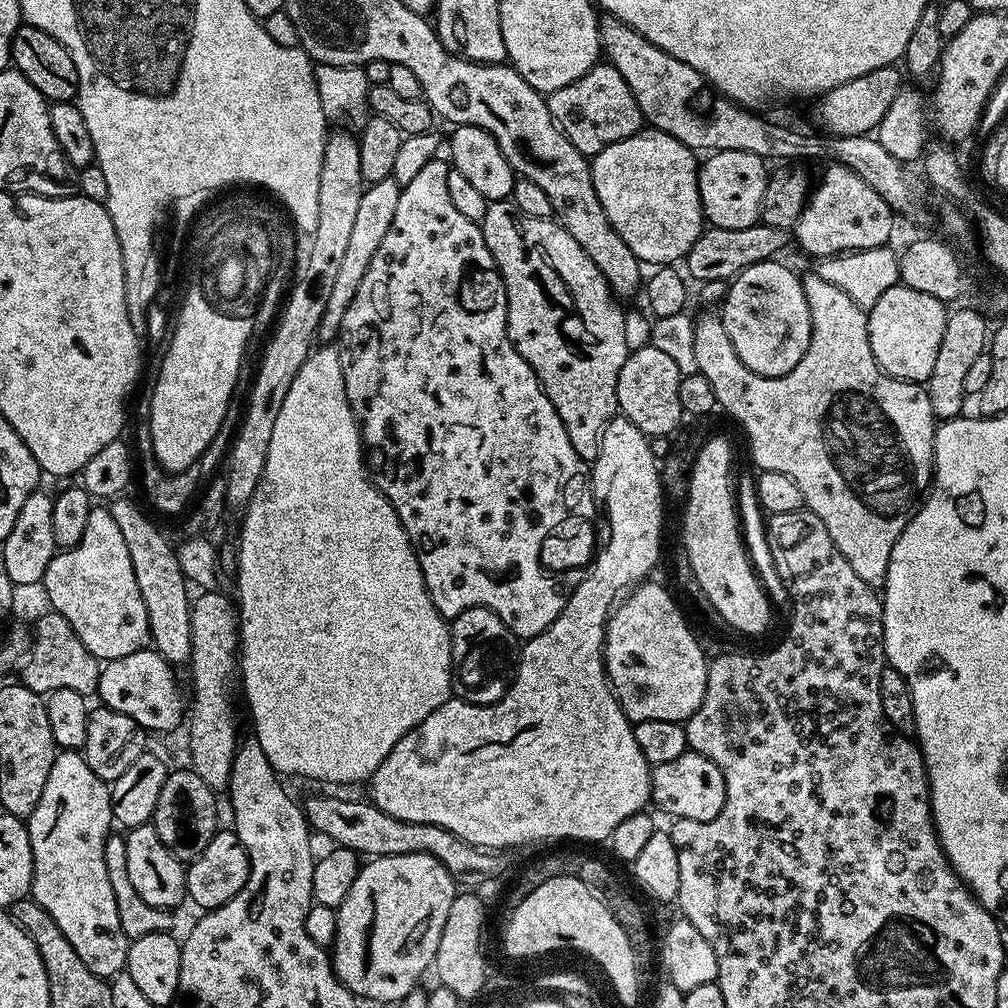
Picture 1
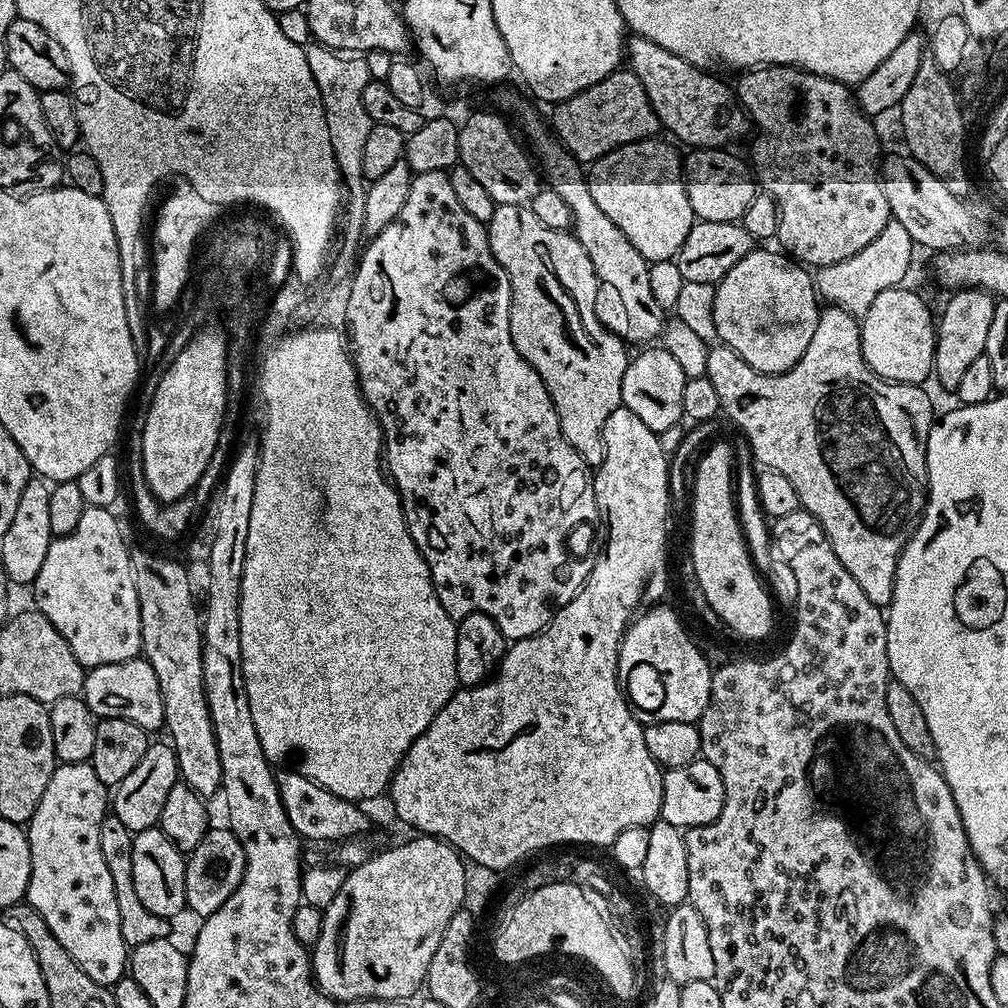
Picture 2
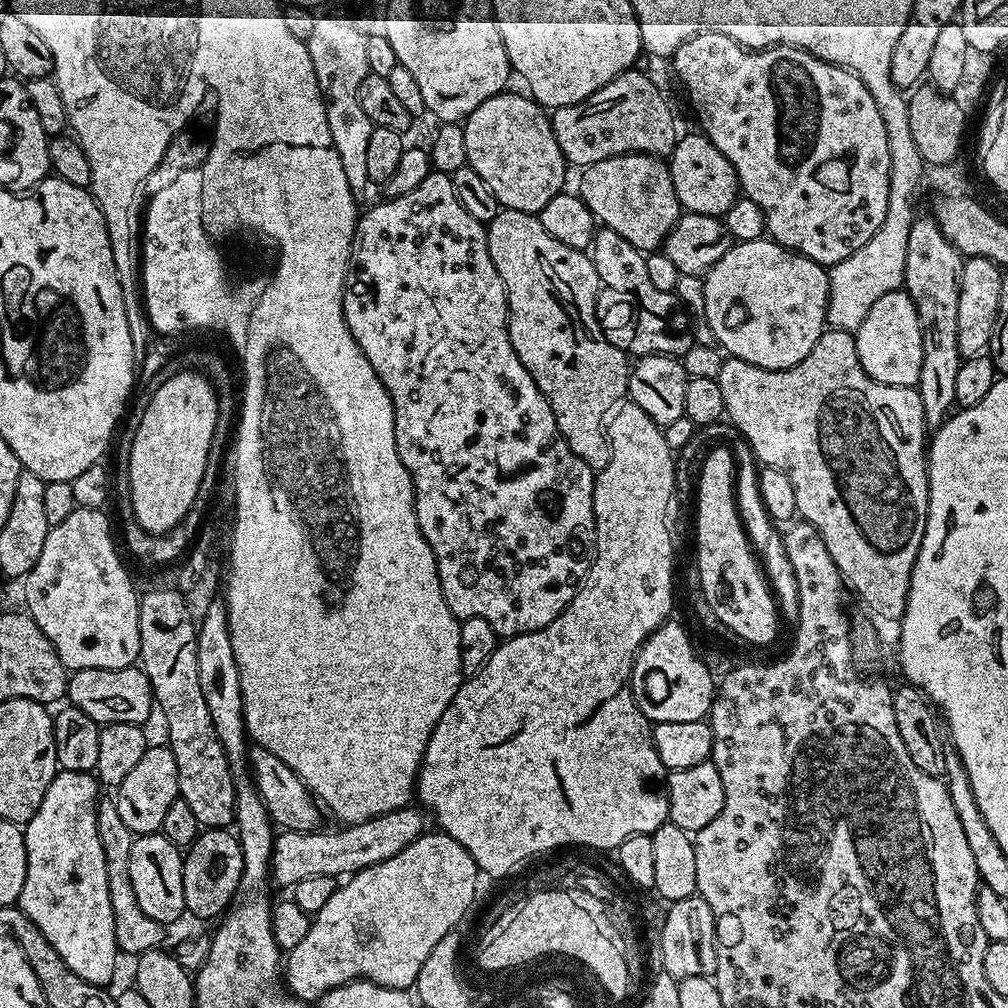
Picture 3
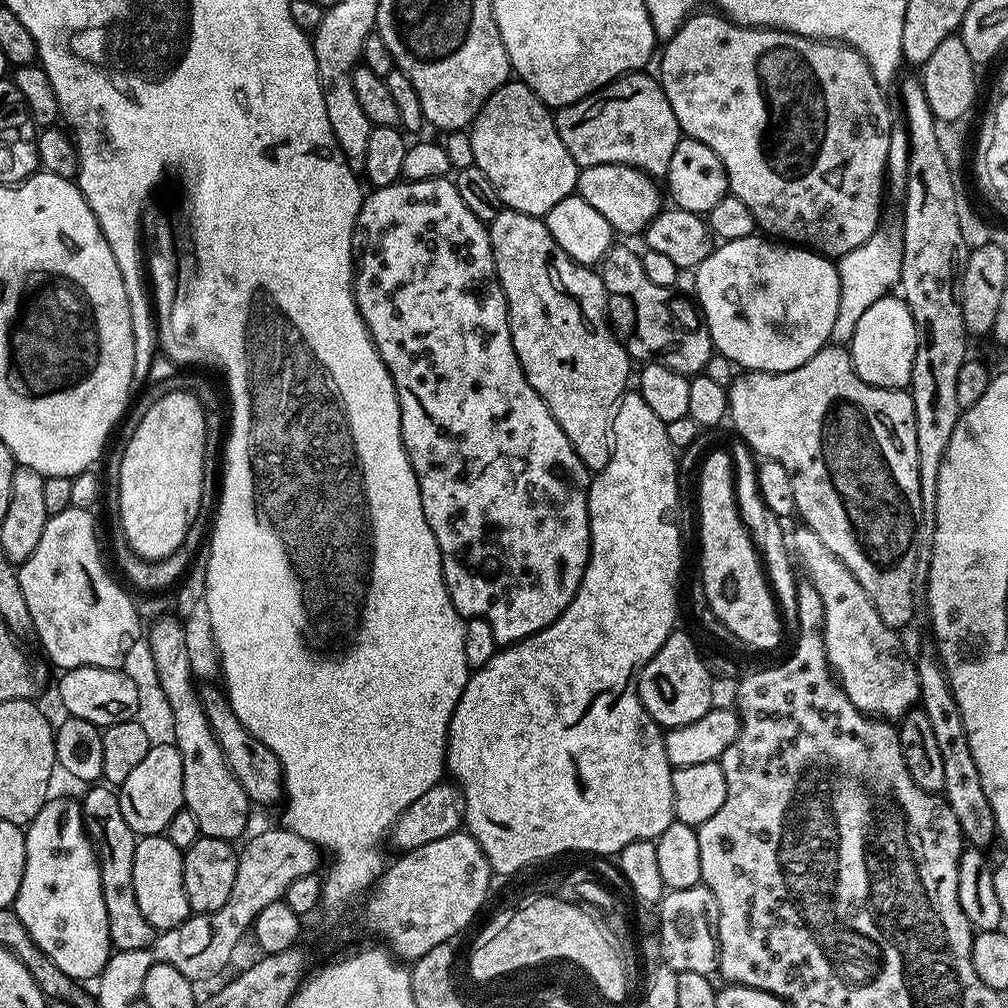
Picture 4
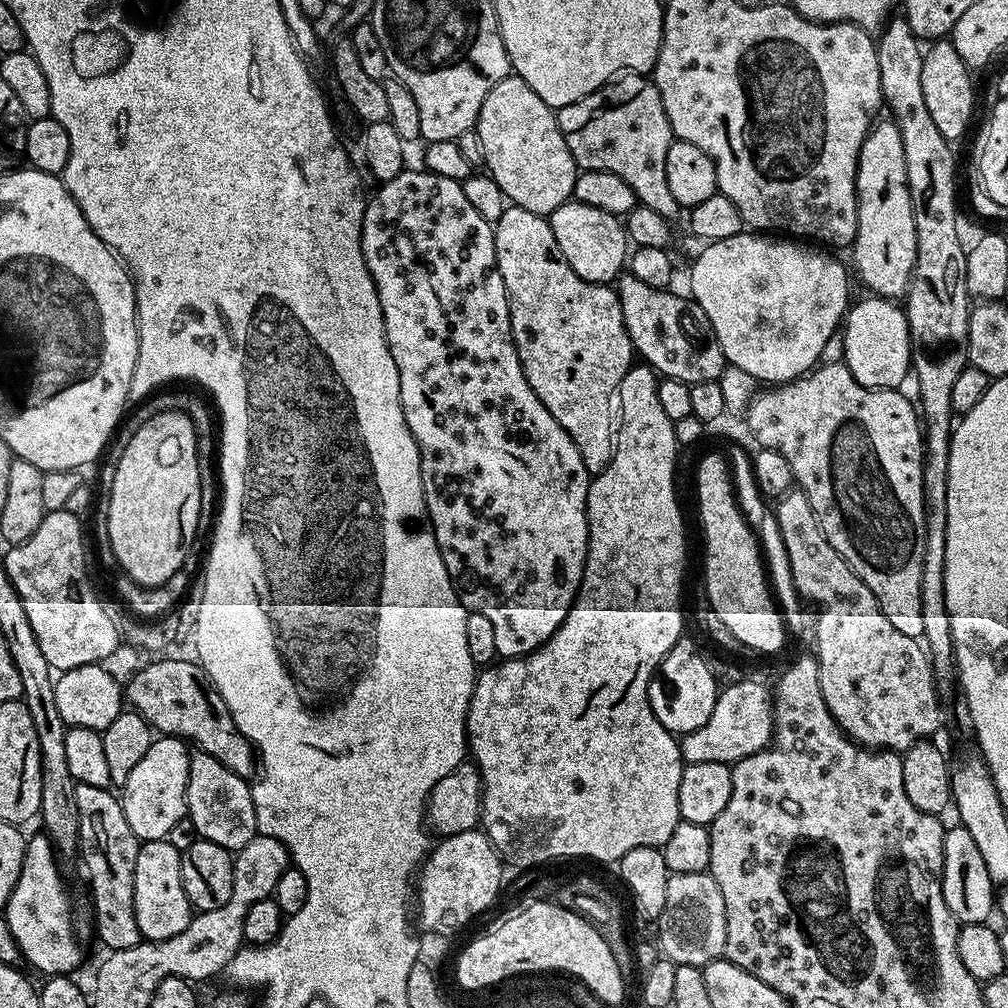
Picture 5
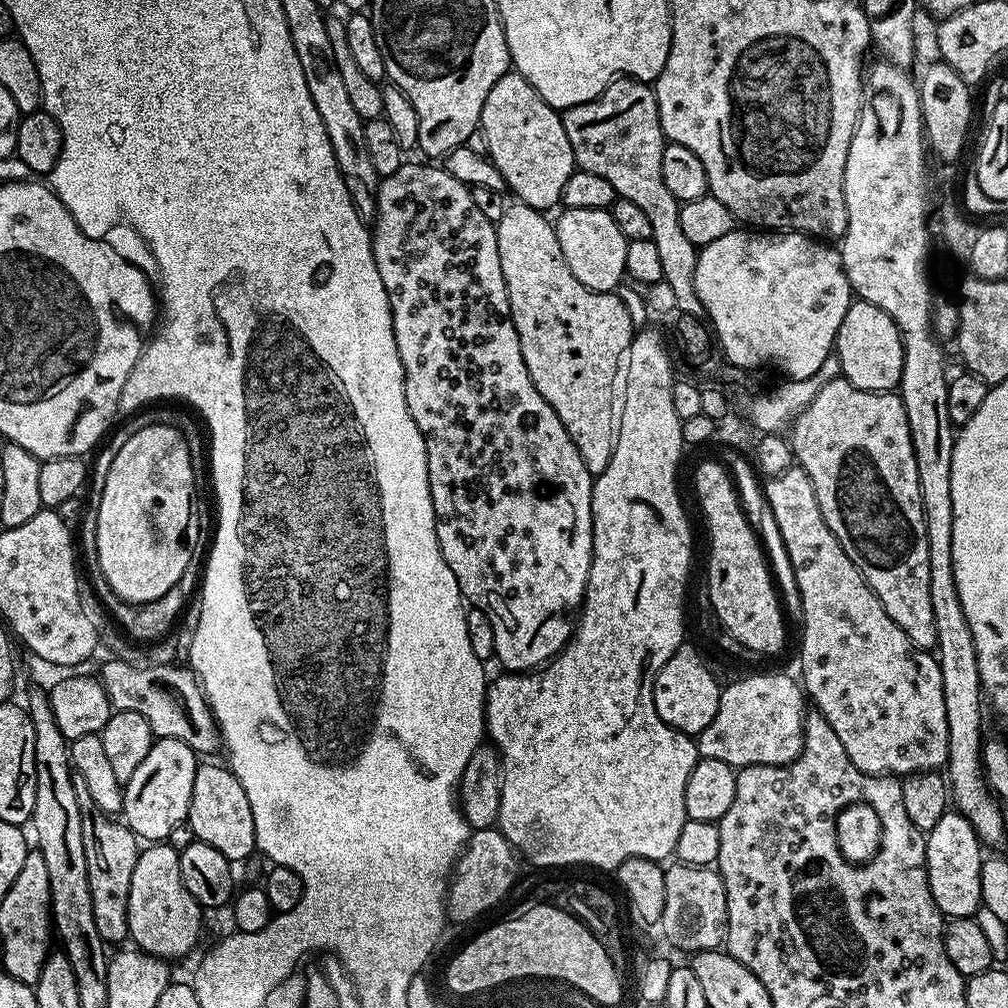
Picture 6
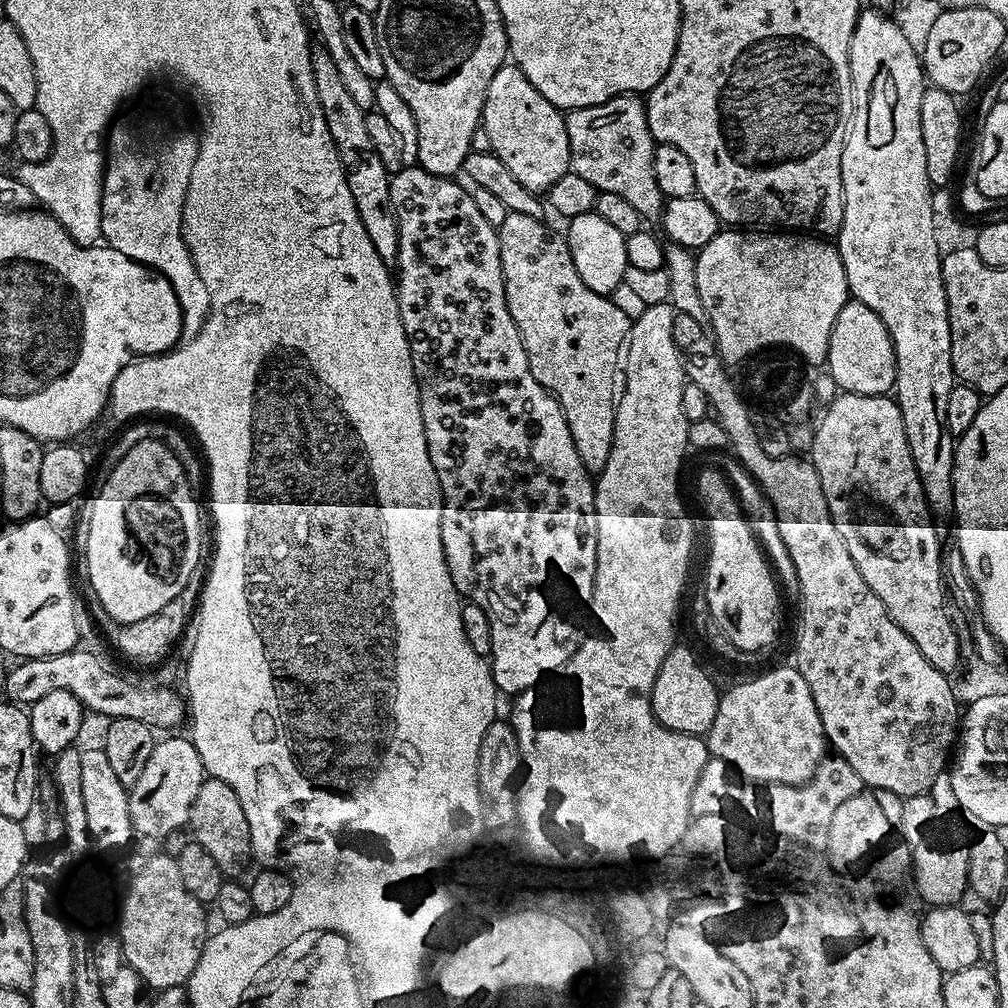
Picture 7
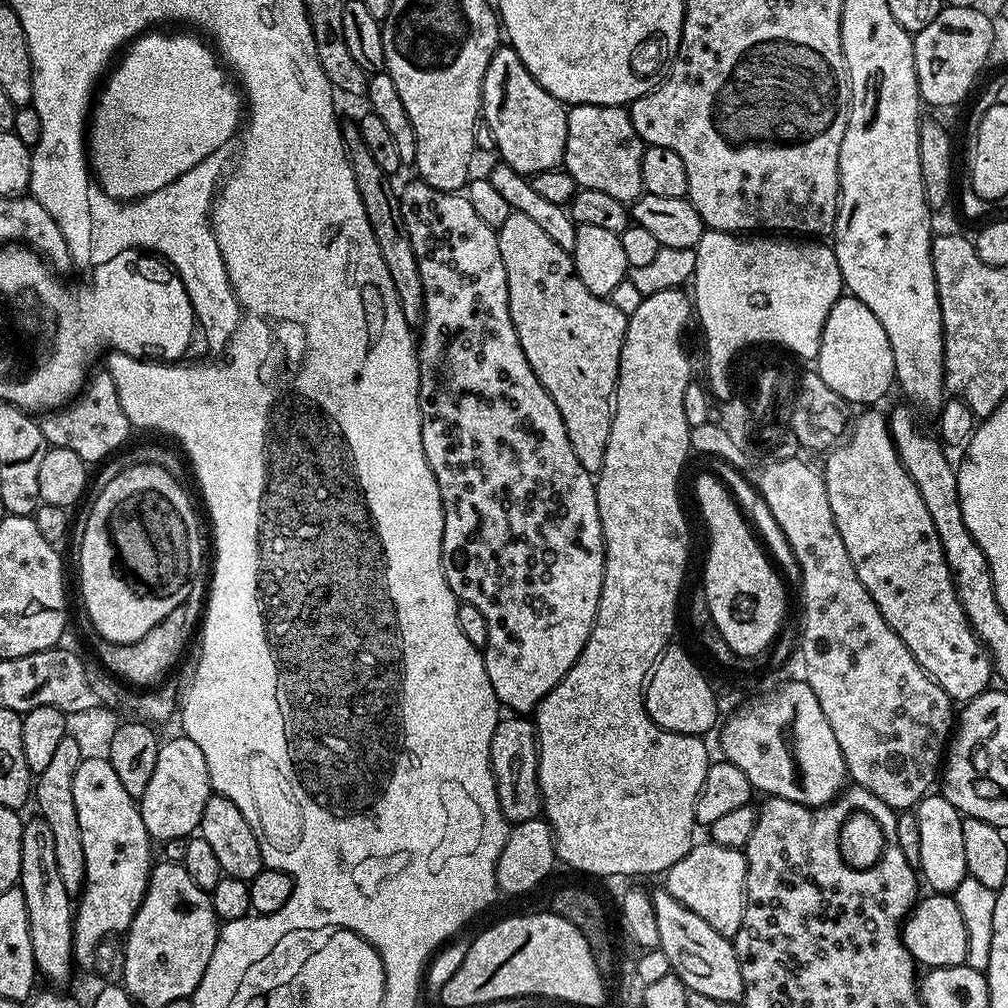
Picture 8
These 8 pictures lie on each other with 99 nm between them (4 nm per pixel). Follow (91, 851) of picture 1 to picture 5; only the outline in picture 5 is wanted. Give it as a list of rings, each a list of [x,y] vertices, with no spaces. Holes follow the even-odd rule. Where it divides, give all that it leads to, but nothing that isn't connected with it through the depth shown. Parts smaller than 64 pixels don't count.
[[[39,835],[25,843],[22,870],[2,916],[18,942],[21,957],[29,960],[38,971],[45,972],[45,977],[51,978],[75,973],[80,964],[80,944],[72,925],[72,900],[64,889],[64,880],[56,865],[57,853],[47,835]]]

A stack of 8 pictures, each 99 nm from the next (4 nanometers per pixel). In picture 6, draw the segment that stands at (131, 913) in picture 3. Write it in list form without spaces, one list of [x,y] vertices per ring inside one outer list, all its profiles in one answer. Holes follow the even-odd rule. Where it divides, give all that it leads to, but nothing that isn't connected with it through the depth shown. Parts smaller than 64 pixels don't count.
[[[73,775],[72,781],[82,814],[82,846],[86,846],[86,874],[90,874],[90,902],[94,906],[94,923],[105,945],[120,944],[129,939],[130,878],[134,874],[142,844],[127,824],[97,806],[94,798],[90,798],[90,786],[86,786],[80,776]]]

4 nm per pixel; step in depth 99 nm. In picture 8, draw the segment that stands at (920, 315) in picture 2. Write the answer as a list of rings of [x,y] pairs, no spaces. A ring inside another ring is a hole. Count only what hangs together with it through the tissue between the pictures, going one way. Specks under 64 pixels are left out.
[[[851,294],[841,295],[834,302],[824,323],[820,352],[816,355],[814,368],[820,373],[822,381],[849,405],[879,405],[876,403],[894,388],[896,371],[894,354],[890,350],[890,338],[886,338],[882,322],[878,322],[874,314],[870,314],[870,306]]]

